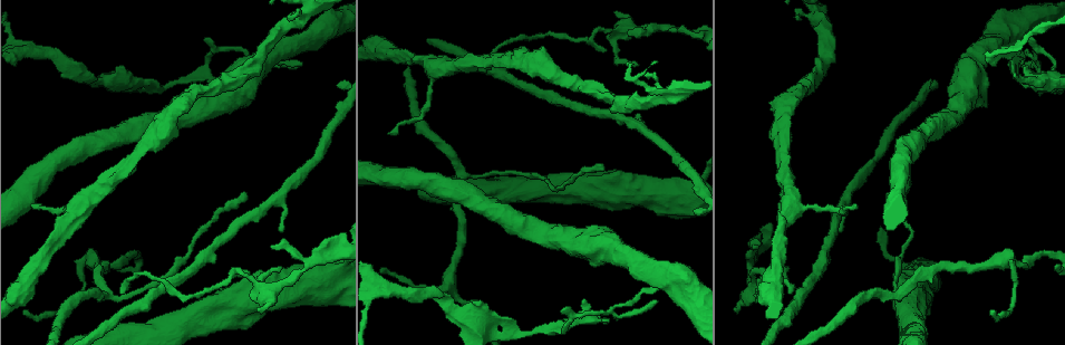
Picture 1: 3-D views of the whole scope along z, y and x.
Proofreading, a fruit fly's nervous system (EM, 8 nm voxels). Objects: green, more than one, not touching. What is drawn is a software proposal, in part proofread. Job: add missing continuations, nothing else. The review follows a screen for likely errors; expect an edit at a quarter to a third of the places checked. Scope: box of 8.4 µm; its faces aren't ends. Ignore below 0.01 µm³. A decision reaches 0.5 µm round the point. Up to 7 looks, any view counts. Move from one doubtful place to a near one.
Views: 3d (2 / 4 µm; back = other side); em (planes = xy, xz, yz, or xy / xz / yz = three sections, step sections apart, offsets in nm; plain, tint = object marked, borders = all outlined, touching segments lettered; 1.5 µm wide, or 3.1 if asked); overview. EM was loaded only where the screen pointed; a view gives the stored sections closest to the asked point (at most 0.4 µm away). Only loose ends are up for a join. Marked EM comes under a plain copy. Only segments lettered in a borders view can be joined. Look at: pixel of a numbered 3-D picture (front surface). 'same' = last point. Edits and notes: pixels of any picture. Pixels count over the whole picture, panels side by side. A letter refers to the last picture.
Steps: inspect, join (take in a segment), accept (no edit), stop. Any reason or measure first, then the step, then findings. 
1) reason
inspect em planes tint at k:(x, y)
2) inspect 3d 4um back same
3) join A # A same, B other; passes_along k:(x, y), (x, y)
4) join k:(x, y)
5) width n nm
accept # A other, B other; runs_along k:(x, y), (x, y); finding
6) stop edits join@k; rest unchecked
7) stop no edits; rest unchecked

branch stops here
inspect 3d 4um at 1:(281, 268)

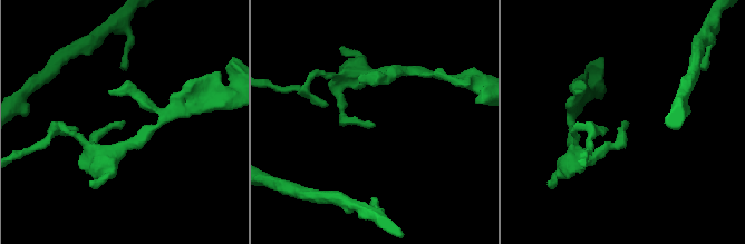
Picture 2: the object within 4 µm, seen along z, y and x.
shape alone is not enough
inspect em planes borders at 2:(372, 127)

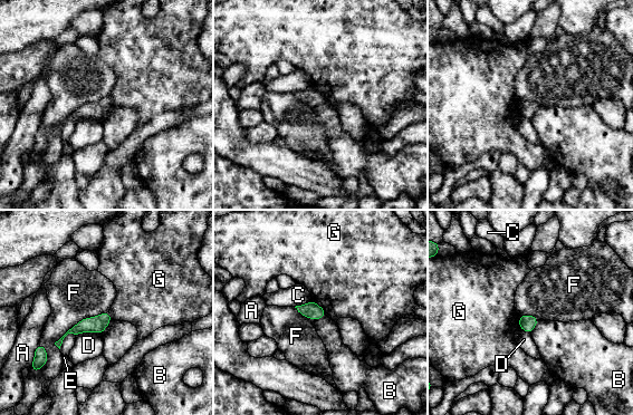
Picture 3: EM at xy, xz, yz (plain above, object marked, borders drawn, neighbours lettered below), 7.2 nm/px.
width 110 nm
accept # A other, B other, C other, D other, E other, F other, G other; border 3:(538, 320), (530, 333); no lettered segment goes on from it

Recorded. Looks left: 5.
an open end
inspect em yz step 4 tint at 1:(297, 68)

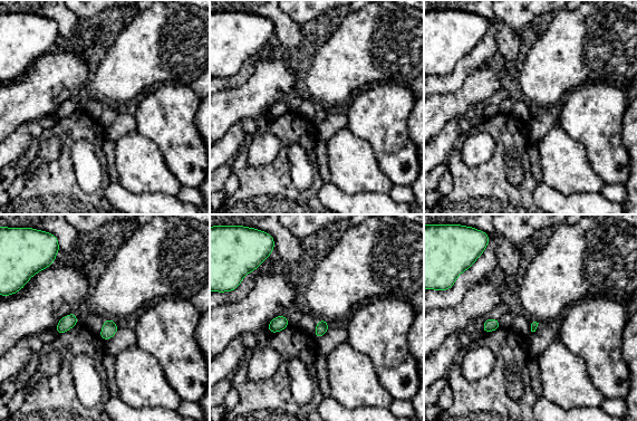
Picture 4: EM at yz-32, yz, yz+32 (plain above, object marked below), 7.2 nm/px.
inspect em planes borders same

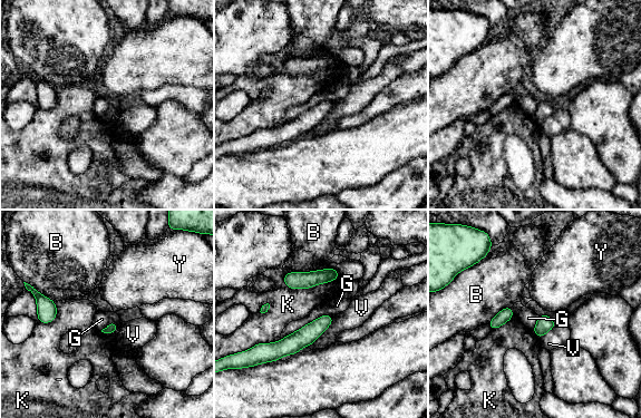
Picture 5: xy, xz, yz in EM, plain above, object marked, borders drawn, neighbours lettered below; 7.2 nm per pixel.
accept # B other, G other, K other, V other, Y other; border 5:(340, 276), (294, 289), (282, 278); none of them fits

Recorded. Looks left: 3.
inspect em xy step 4 borders at 1:(382, 271)

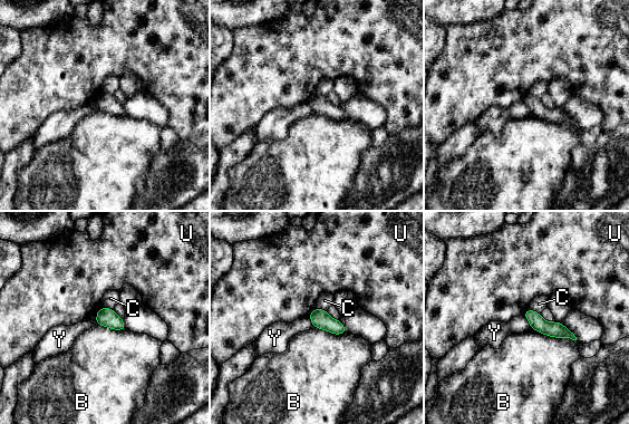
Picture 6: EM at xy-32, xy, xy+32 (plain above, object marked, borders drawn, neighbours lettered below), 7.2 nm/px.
longest_contact B 340 nm
accept # B other, C other, U other, Y other; runs_along 6:(528, 312), (541, 326), (570, 335); no lettered segment goes on from it

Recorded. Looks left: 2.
stop no edits; rest unchecked

